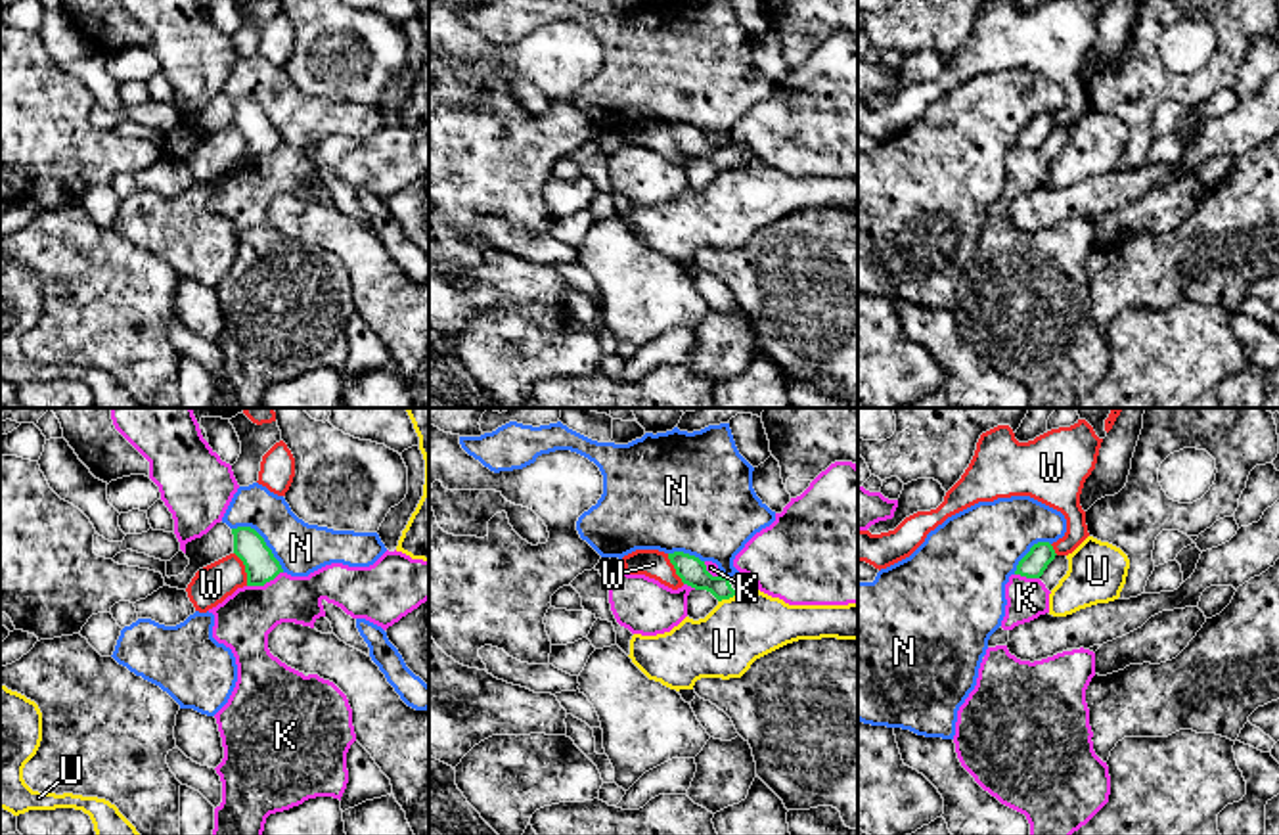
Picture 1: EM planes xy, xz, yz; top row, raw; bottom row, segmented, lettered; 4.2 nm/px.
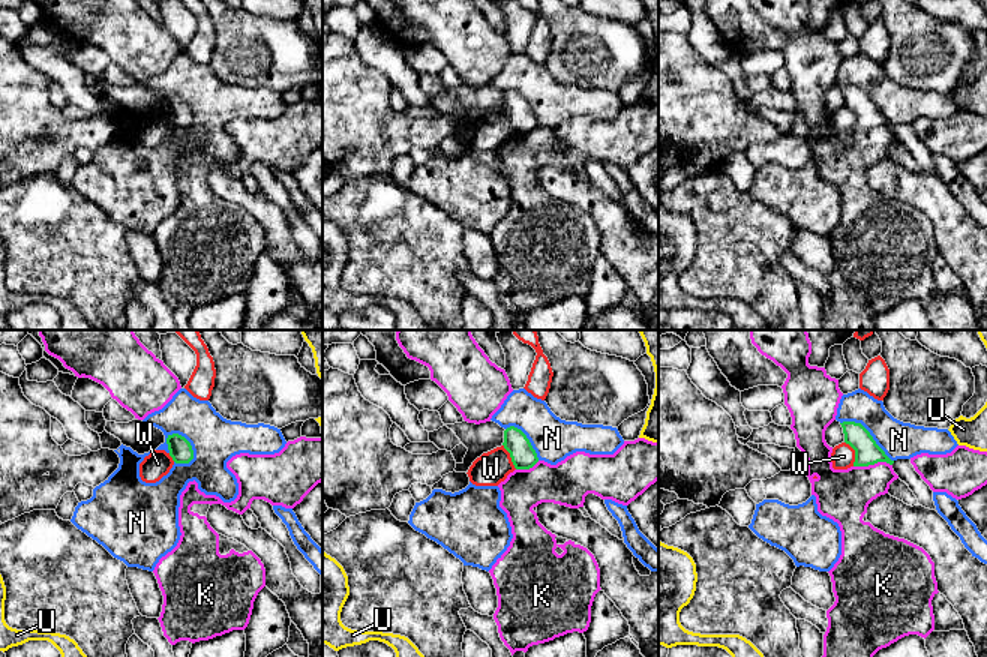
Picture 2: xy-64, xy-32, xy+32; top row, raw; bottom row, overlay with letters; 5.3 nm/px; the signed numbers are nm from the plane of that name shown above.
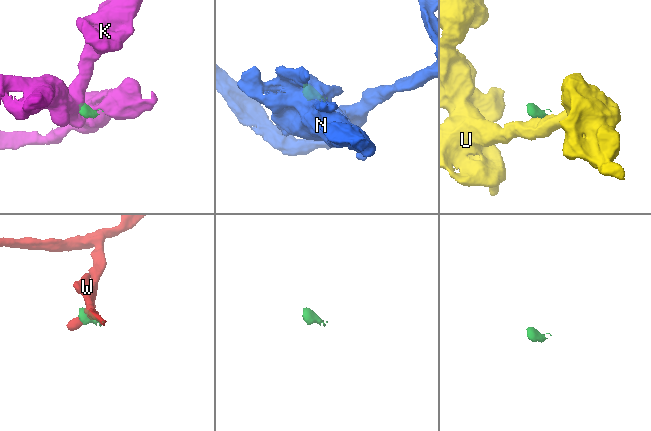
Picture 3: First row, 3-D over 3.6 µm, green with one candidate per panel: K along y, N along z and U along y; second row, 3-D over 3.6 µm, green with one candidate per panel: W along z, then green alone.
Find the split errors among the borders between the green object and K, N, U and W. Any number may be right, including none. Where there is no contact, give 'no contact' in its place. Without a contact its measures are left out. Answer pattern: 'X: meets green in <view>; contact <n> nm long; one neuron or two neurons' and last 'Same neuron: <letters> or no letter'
K: meets green in xy; contact 170 nm long; two neurons
N: meets green in xy; contact 300 nm long; two neurons
U: meets green in xz; contact 80 nm long; two neurons
W: meets green in xy; contact 160 nm long; two neurons
Same neuron: no letter

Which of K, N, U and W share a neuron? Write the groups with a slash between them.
K / N / U / W

